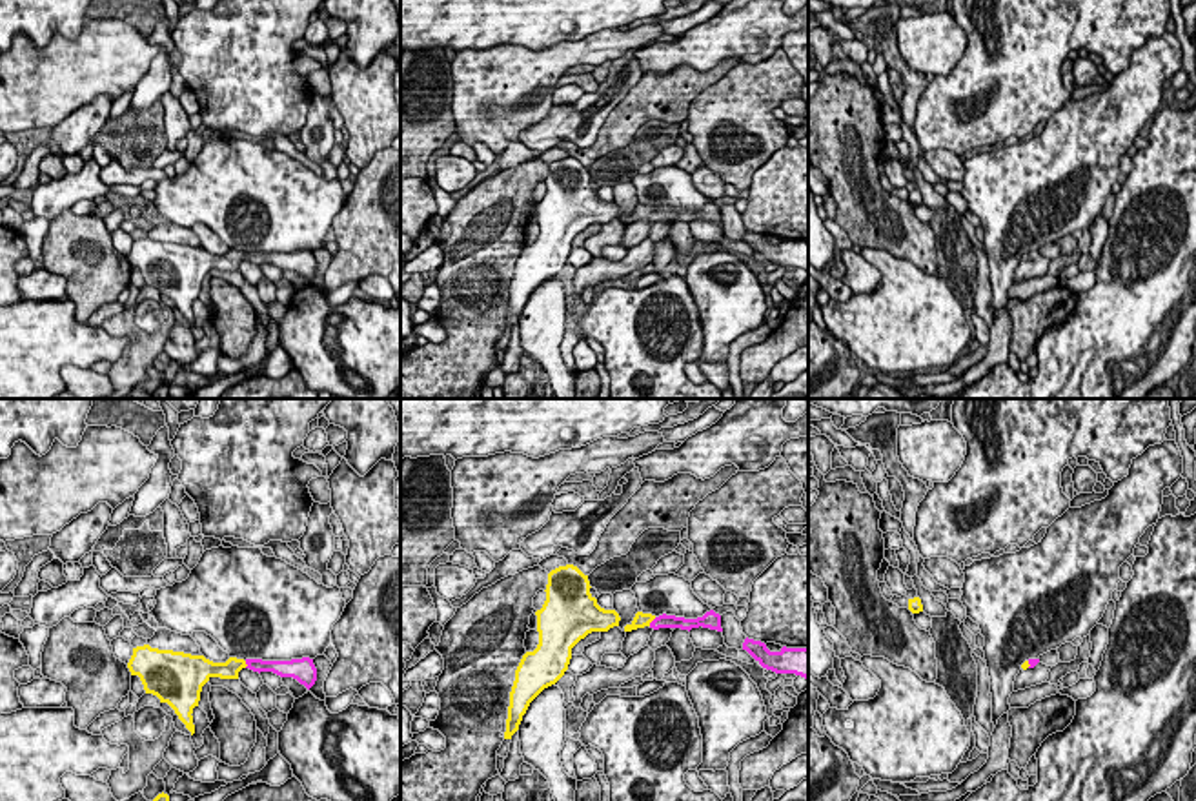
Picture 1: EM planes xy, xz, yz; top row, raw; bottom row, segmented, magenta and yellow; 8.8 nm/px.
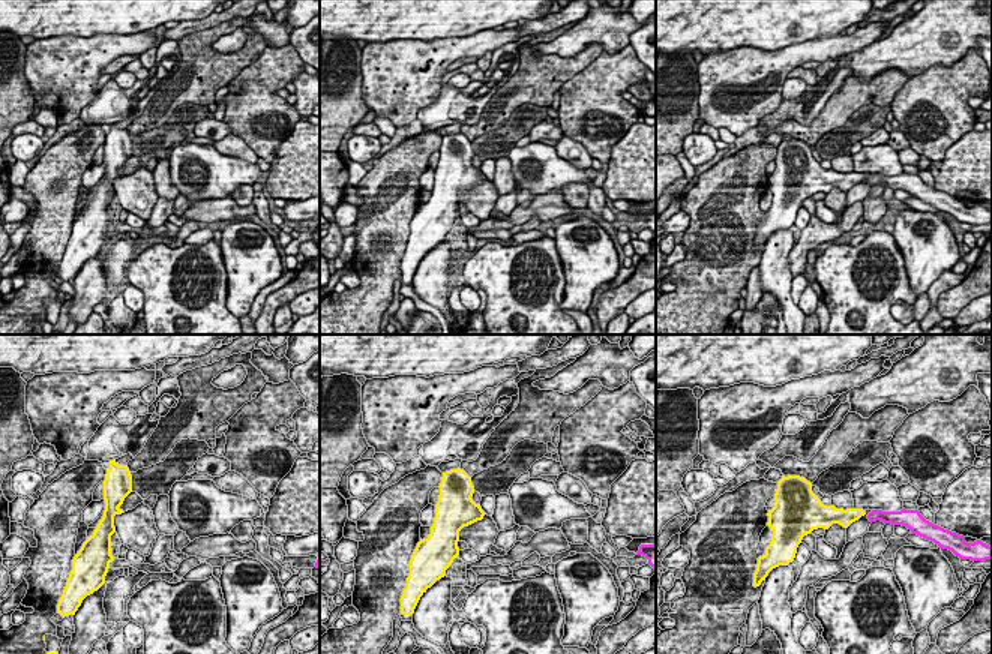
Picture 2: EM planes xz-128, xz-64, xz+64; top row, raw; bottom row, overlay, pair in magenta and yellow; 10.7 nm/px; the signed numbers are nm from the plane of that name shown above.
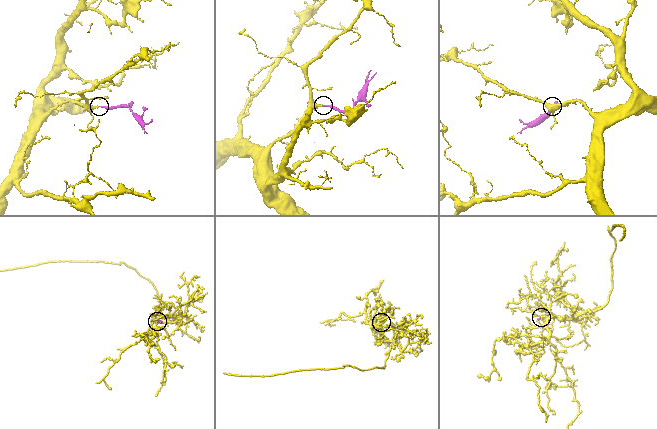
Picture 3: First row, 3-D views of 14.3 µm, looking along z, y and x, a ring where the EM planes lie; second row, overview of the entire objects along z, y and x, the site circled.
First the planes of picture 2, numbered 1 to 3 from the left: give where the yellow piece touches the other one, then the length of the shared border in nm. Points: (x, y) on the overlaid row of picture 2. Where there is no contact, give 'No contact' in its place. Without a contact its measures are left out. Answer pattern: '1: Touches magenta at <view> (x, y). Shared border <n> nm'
1: No contact
2: No contact
3: No contact

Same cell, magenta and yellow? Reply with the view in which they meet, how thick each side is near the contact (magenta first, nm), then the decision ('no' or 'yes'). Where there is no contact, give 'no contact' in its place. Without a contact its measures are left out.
meets magenta in xz; 130 nm thick on the magenta side, 130 nm on the other; yes

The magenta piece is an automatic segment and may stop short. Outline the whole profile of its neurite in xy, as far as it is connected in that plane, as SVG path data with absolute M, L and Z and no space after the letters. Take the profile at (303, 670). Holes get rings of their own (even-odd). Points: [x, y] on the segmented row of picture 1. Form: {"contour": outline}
{"contour": "M149 644L133 648L127 663L131 675L138 675L146 694L167 703L186 728L195 734L193 708L198 706L202 686L211 677L238 679L242 668L253 672L273 672L280 677L293 677L308 690L317 681L313 659L262 661L229 657L226 663L213 663L204 655L191 655L173 650L158 650Z"}

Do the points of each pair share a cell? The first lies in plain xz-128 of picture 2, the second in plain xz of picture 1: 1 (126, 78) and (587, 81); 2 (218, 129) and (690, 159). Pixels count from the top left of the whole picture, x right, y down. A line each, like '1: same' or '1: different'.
1: different
2: different

